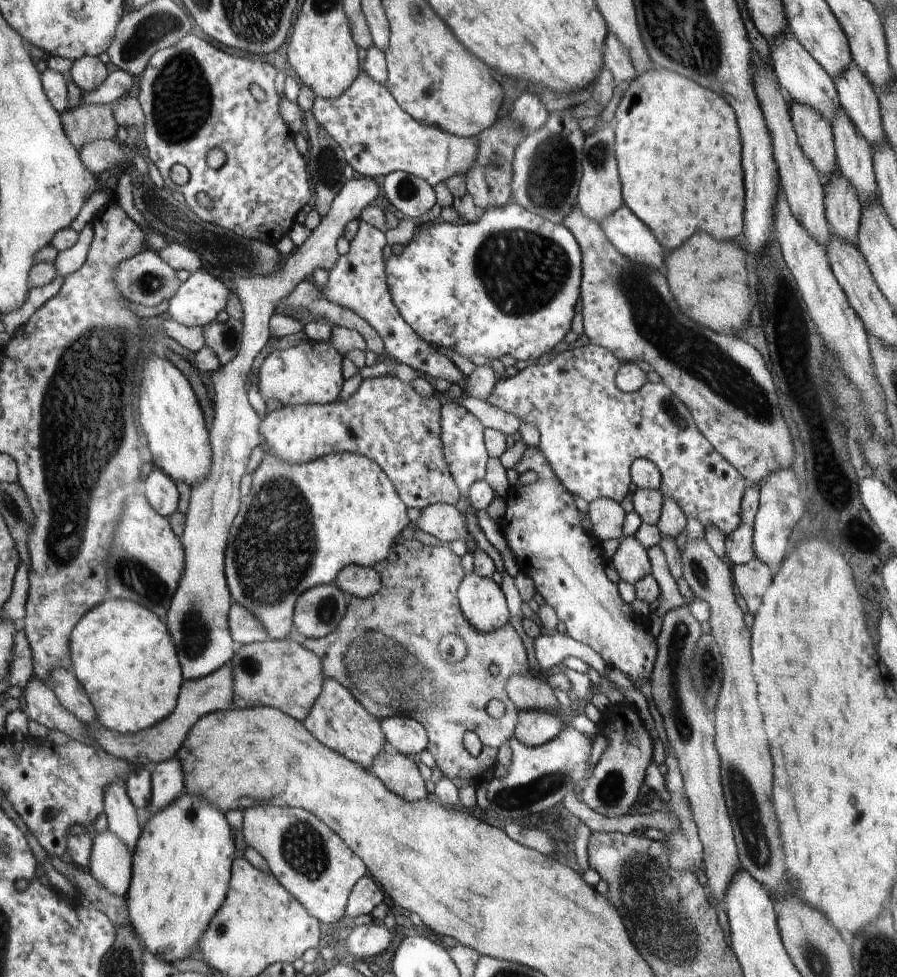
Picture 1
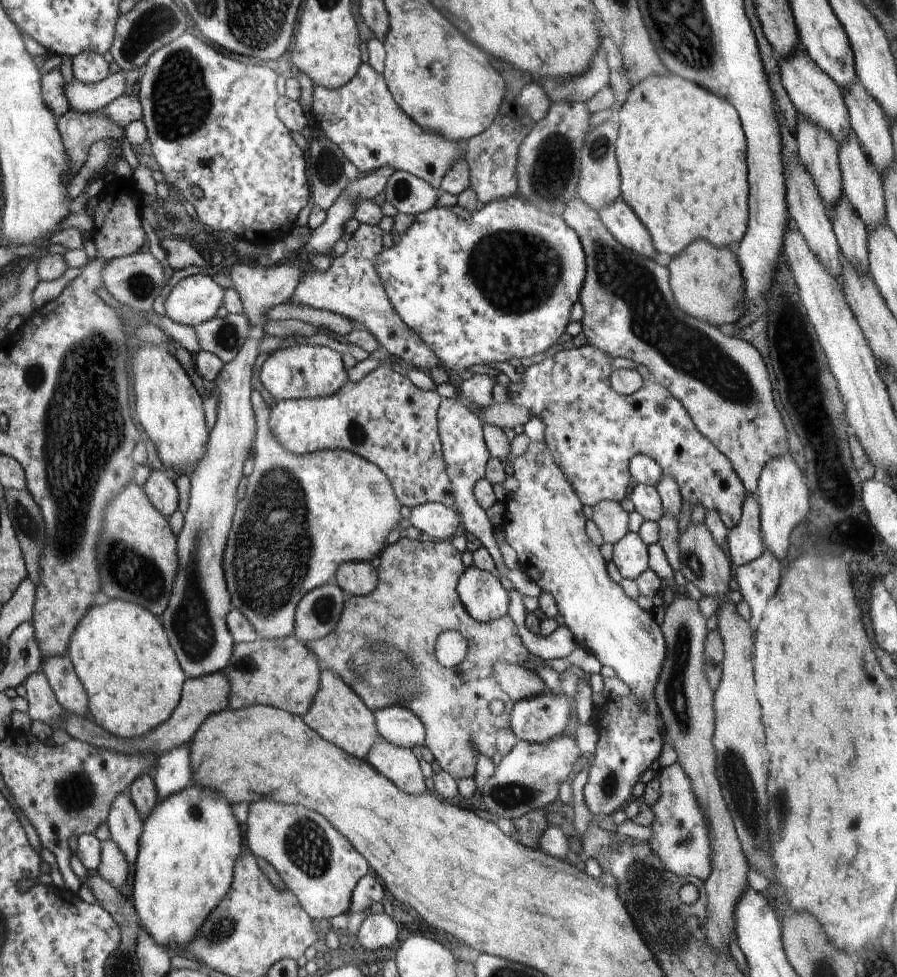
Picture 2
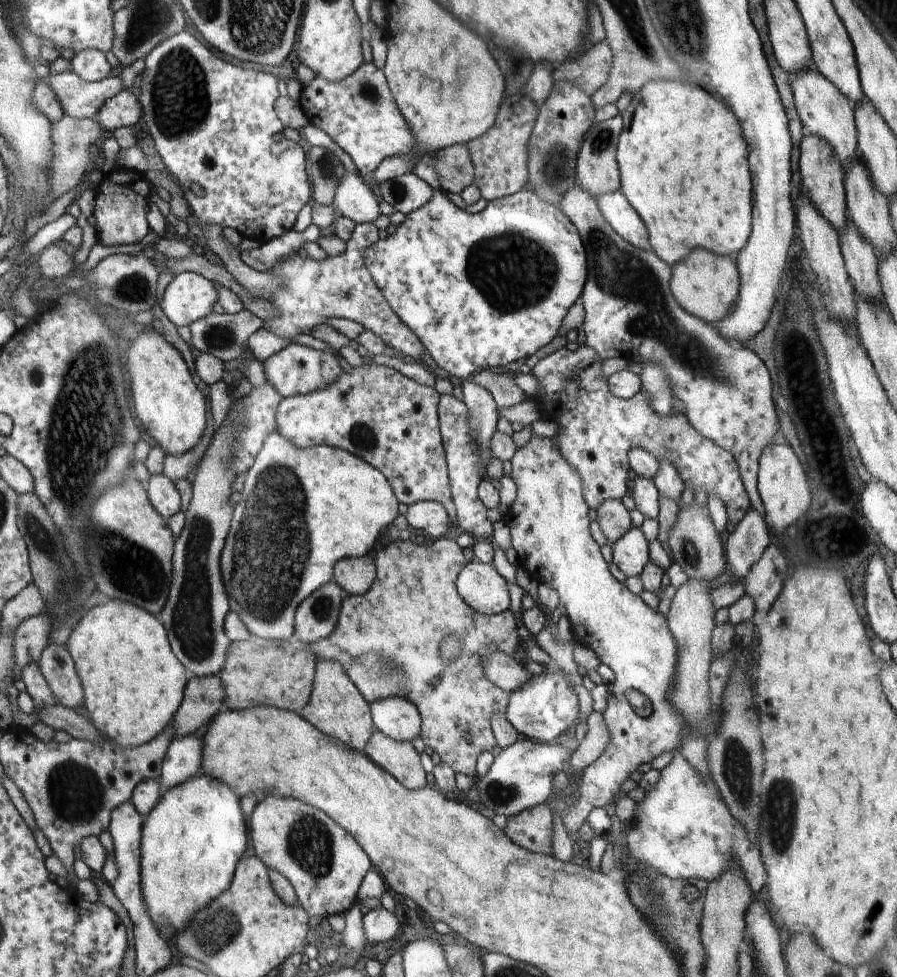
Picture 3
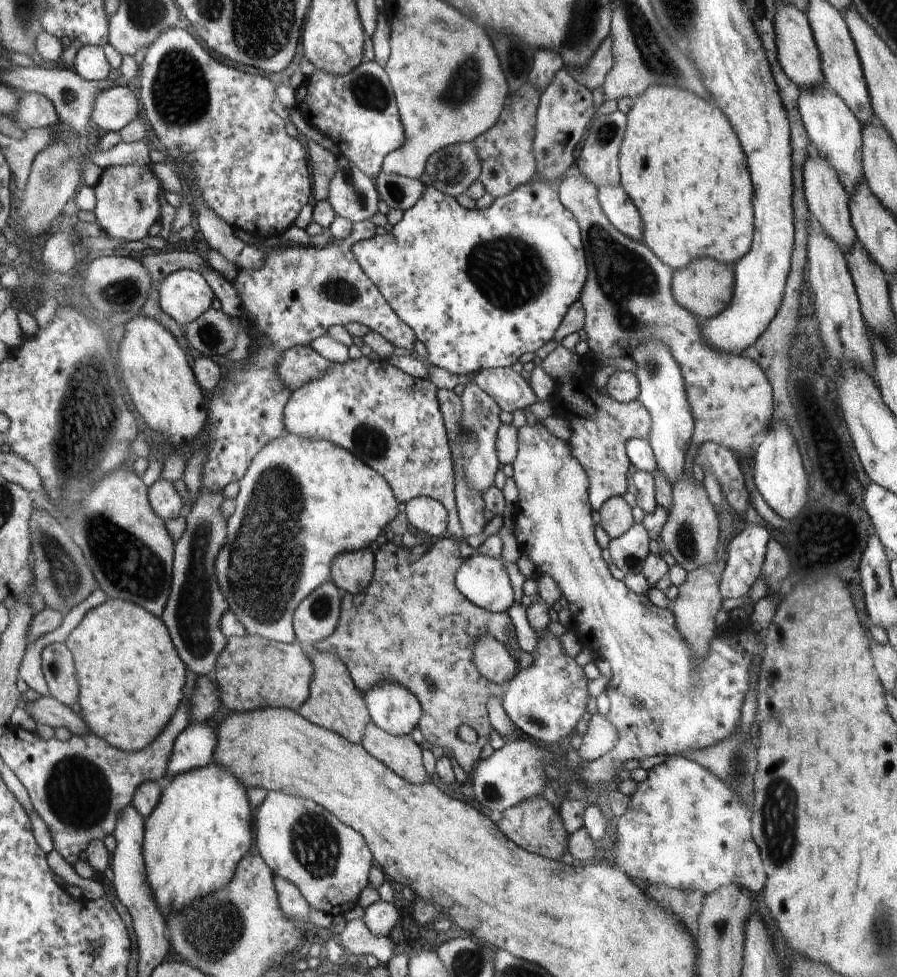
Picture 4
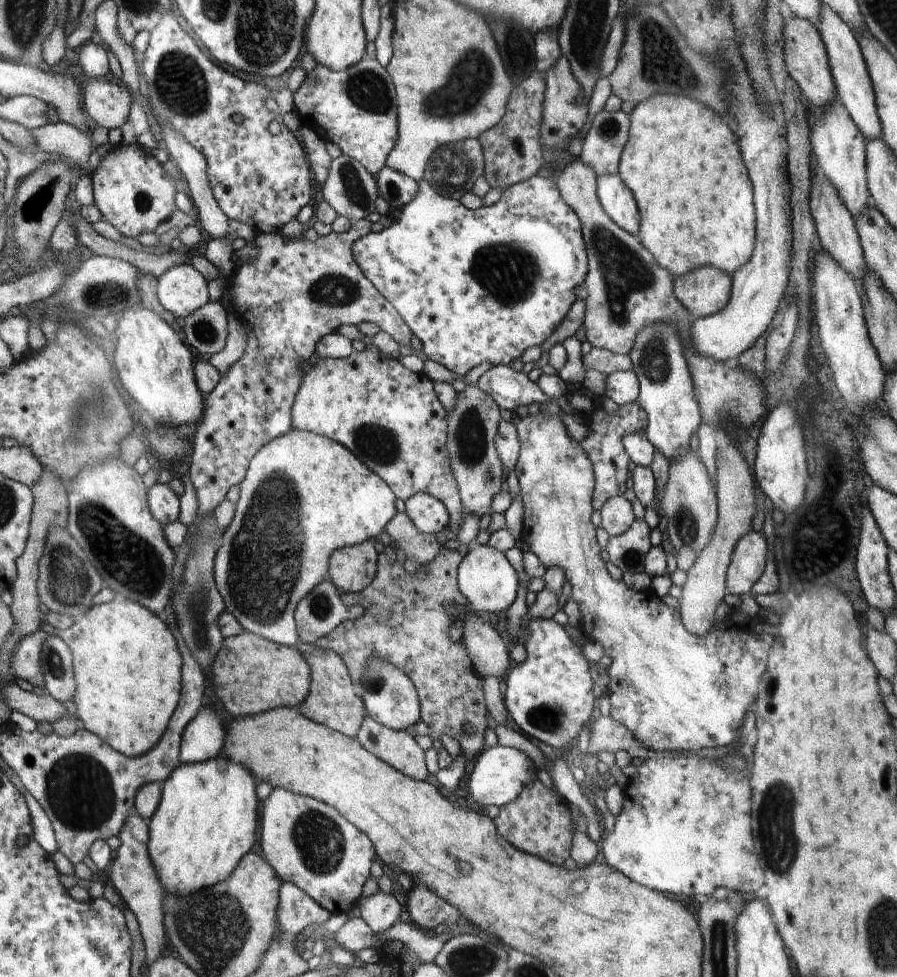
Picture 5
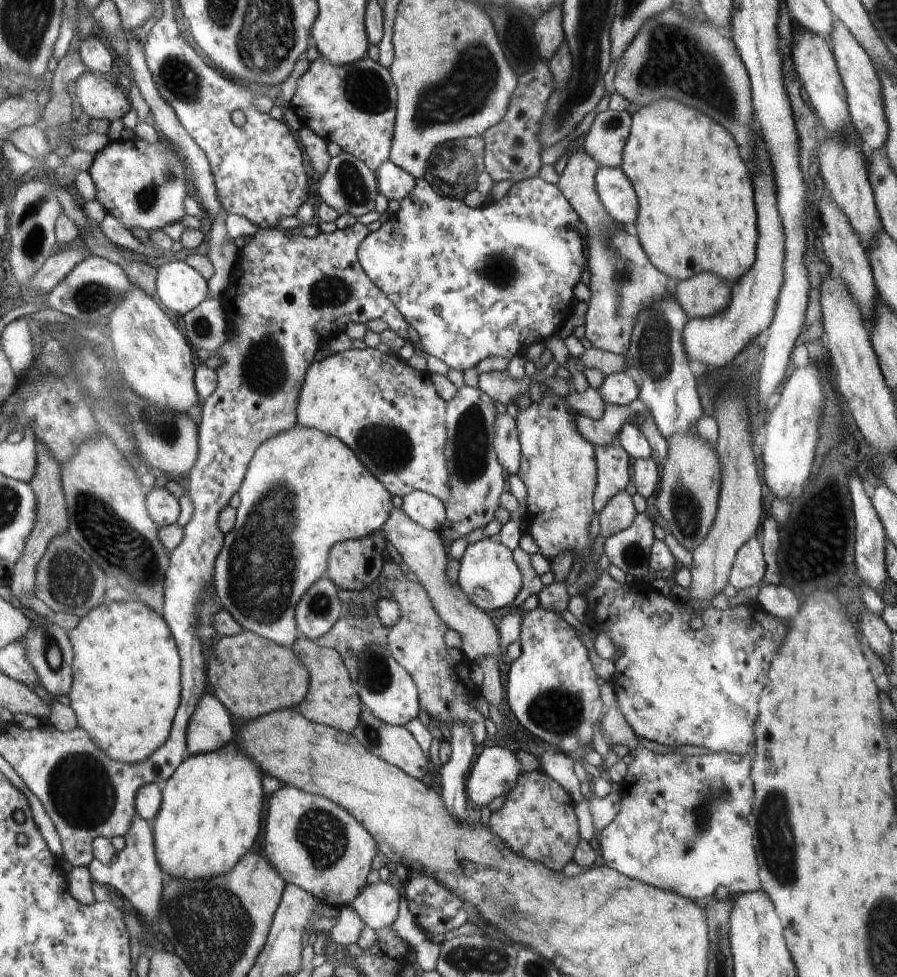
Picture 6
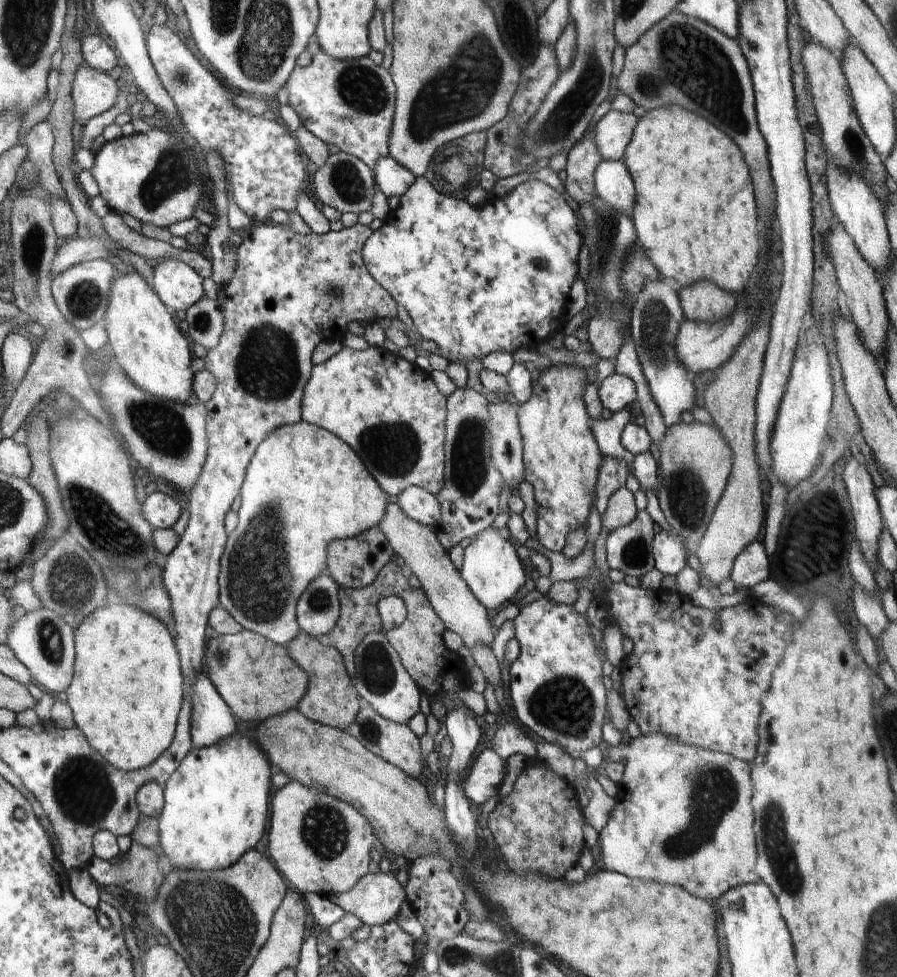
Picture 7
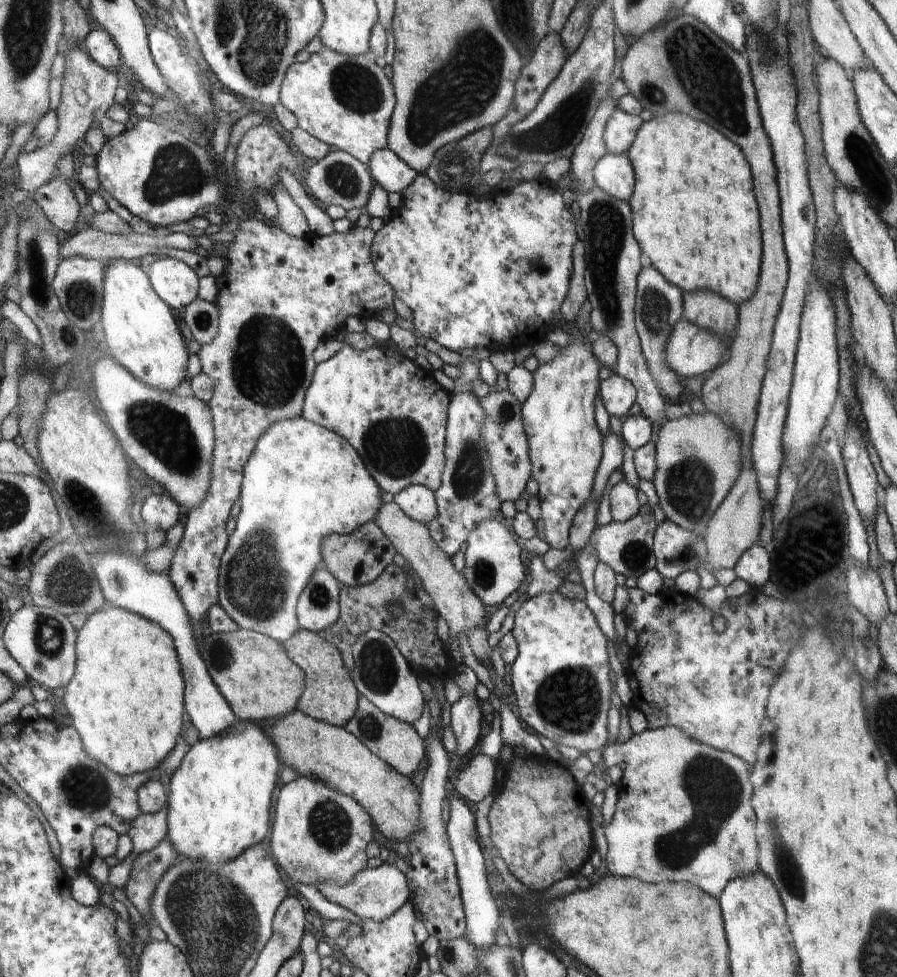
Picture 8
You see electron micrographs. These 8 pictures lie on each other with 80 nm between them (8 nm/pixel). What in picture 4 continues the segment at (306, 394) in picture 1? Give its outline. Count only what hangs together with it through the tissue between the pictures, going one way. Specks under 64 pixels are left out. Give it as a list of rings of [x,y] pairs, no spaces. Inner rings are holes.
[[[294,347],[280,360],[280,374],[294,392],[312,381],[322,378],[333,363],[316,353],[312,347]]]

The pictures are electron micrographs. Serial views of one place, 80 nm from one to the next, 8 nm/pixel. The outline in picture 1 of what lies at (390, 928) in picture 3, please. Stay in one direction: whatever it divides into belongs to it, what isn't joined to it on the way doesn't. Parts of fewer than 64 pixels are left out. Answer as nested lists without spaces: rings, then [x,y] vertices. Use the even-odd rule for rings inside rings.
[[[373,922],[356,925],[354,929],[346,932],[343,944],[352,956],[368,958],[376,956],[388,948],[392,938],[393,930],[386,926],[376,925]]]

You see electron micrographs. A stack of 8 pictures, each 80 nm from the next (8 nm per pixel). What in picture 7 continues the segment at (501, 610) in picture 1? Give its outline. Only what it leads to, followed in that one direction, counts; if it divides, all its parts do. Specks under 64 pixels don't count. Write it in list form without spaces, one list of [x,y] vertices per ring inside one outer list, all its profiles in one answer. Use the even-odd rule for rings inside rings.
[[[488,526],[476,536],[469,546],[463,550],[463,564],[460,568],[460,576],[470,588],[470,592],[476,596],[476,600],[488,610],[502,606],[504,600],[512,598],[514,592],[524,584],[524,568],[518,560],[516,546],[512,546],[506,538],[500,538],[500,530],[494,526]]]

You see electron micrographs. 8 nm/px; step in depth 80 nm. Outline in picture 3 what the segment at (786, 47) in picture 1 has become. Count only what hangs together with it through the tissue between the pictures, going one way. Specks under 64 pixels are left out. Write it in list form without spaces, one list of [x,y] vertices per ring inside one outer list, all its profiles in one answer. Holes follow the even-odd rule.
[[[815,68],[789,74],[794,104],[800,117],[804,135],[818,135],[832,146],[844,170],[858,154],[857,130],[853,106],[849,100]]]

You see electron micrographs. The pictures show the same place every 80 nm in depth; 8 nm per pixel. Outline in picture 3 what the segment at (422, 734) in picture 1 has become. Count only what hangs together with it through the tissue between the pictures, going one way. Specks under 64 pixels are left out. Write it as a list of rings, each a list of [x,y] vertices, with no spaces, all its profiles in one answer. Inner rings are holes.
[[[390,697],[371,703],[374,726],[395,741],[411,742],[420,737],[420,715],[417,705],[409,700]]]

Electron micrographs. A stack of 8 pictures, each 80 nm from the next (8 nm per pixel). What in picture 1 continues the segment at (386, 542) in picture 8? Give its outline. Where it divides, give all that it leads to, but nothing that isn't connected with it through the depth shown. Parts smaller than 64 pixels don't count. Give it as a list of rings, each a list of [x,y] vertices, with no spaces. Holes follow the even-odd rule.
[[[358,565],[344,568],[335,584],[342,592],[365,599],[377,594],[382,588],[380,570]]]

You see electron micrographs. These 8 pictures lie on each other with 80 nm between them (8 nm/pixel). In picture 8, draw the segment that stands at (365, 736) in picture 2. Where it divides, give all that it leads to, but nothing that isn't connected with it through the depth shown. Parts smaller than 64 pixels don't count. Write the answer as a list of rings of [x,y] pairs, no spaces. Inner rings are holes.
[[[300,629],[282,645],[293,659],[294,664],[300,666],[305,672],[305,691],[301,694],[296,710],[319,721],[345,727],[357,714],[356,702],[359,700],[354,682],[350,680],[351,674],[348,674],[348,670],[344,668],[340,650],[321,634],[306,629]]]

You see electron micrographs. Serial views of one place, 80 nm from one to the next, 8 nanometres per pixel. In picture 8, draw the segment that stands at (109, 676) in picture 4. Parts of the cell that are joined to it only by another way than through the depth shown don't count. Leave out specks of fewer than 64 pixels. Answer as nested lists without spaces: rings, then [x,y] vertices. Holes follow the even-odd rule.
[[[114,605],[106,606],[88,615],[79,628],[76,653],[76,674],[59,697],[85,751],[120,776],[158,768],[177,746],[184,724],[185,680],[182,680],[181,662],[178,662],[173,636],[146,617]]]

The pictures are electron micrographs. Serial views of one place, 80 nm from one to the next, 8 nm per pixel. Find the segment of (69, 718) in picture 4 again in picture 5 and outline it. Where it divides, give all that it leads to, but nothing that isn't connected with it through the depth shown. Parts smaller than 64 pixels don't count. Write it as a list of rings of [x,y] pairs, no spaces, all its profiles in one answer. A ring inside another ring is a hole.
[[[16,682],[8,685],[1,685],[5,690],[5,702],[13,710],[18,710],[39,723],[56,724],[70,710],[69,705],[54,698],[50,692],[43,695],[35,694],[33,691],[26,691],[20,688]]]

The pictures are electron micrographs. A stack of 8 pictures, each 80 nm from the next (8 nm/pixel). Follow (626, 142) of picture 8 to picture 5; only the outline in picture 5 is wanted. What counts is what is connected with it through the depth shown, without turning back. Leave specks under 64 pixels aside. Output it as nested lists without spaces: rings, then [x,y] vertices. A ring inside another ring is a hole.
[[[603,109],[585,129],[580,160],[598,177],[619,174],[621,155],[629,139],[629,126],[630,119],[624,111]]]

